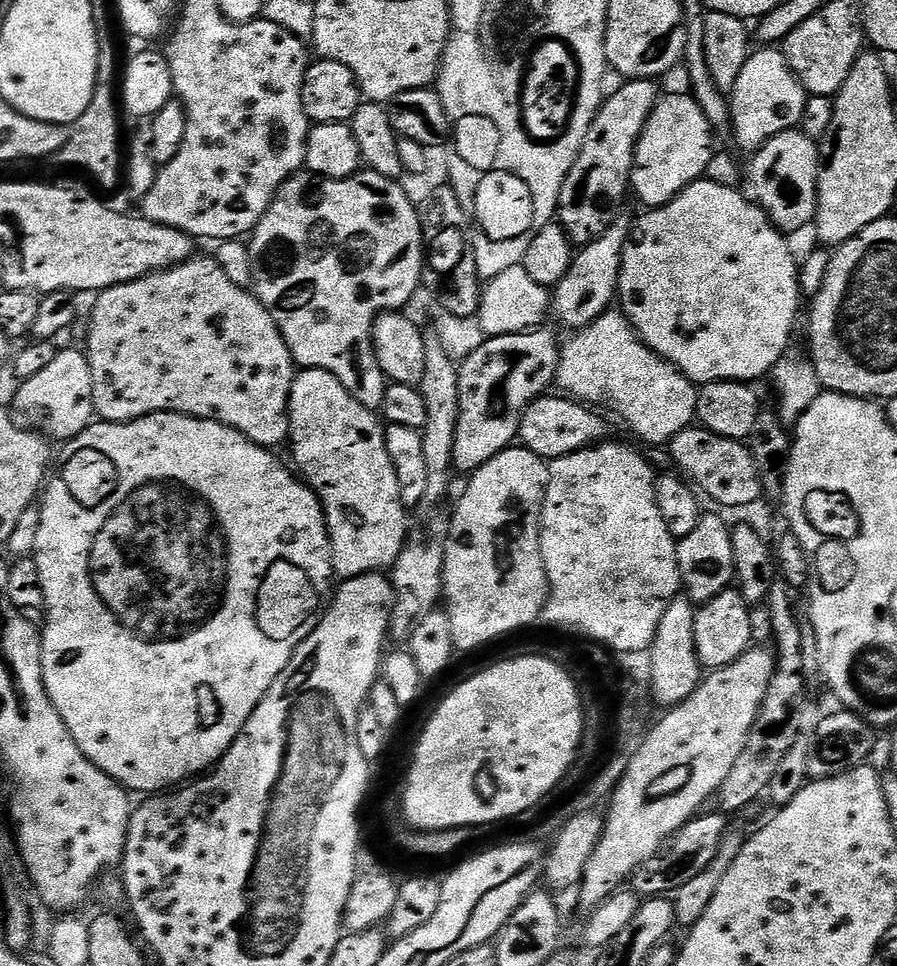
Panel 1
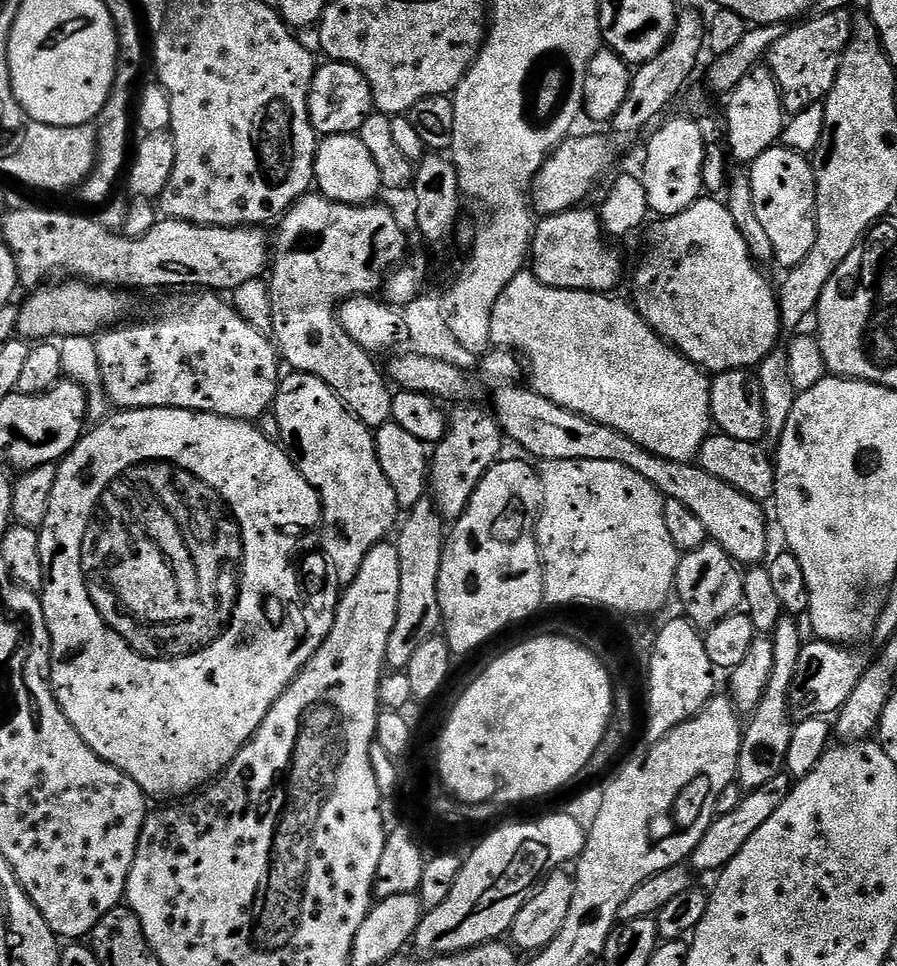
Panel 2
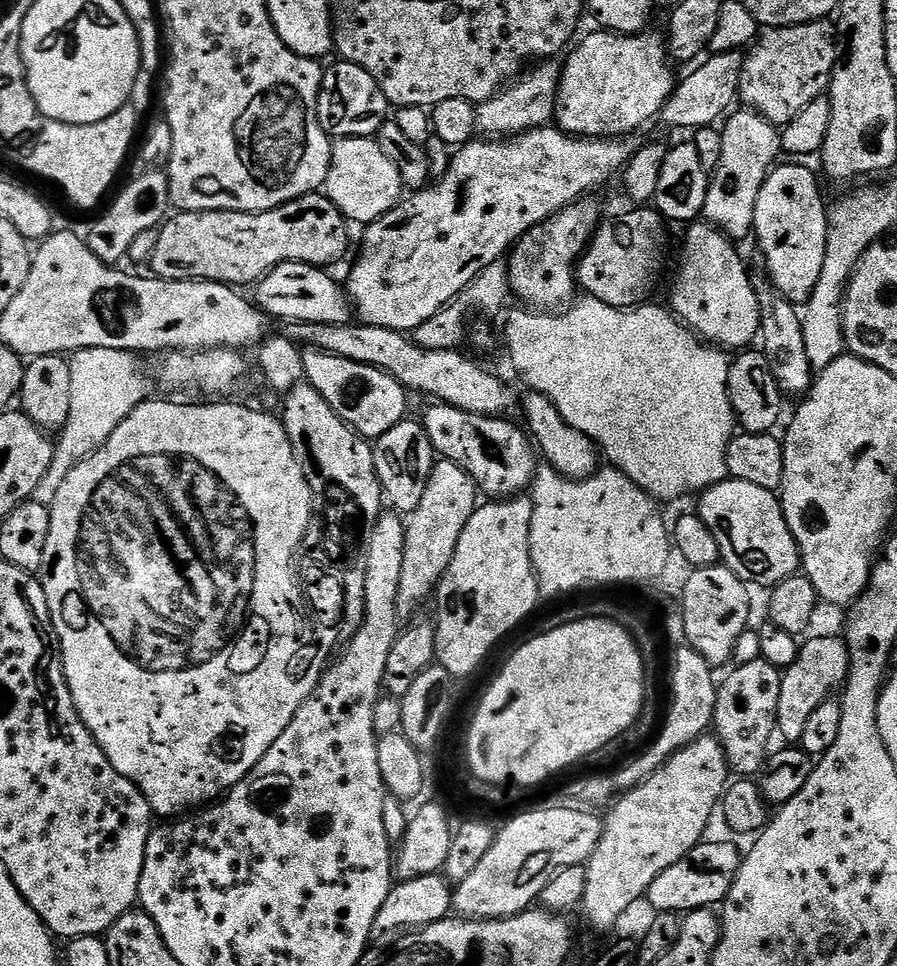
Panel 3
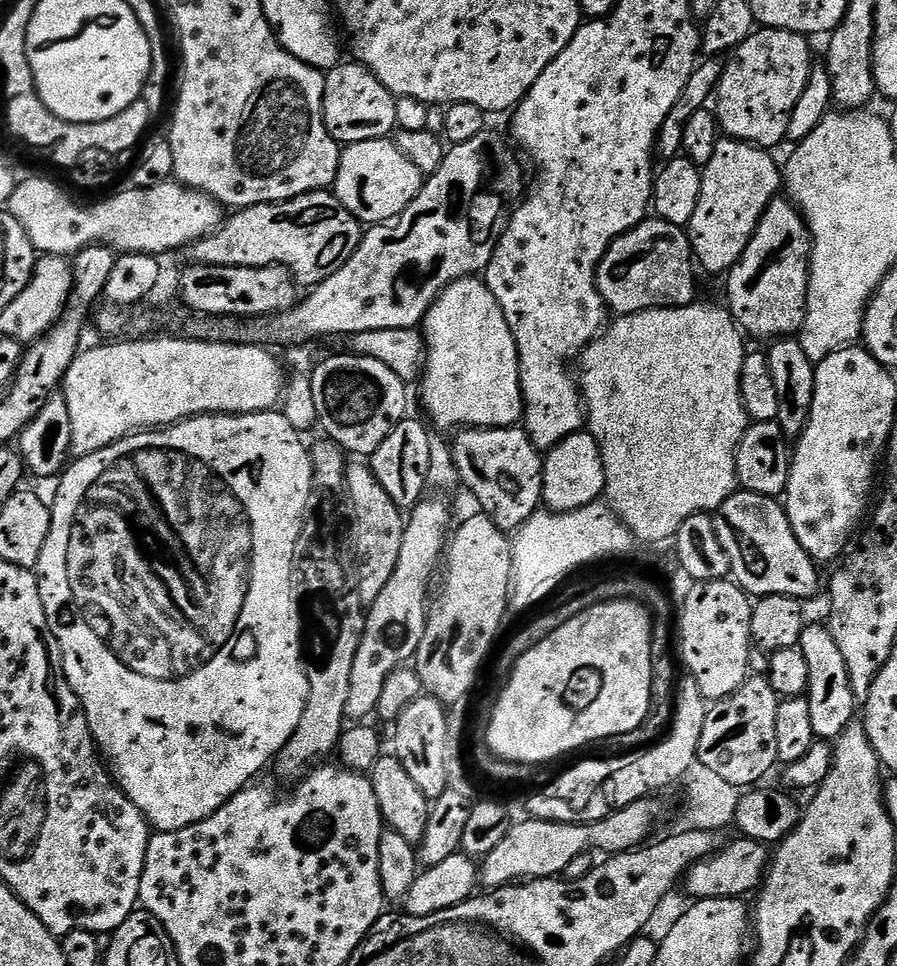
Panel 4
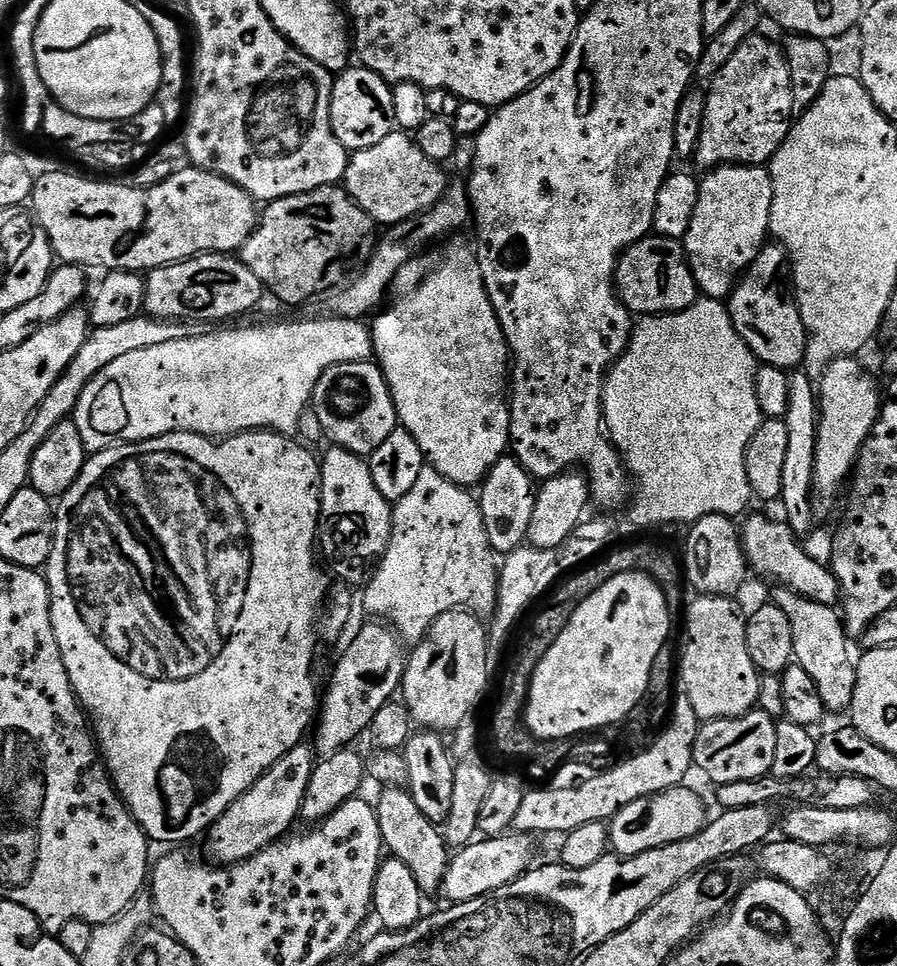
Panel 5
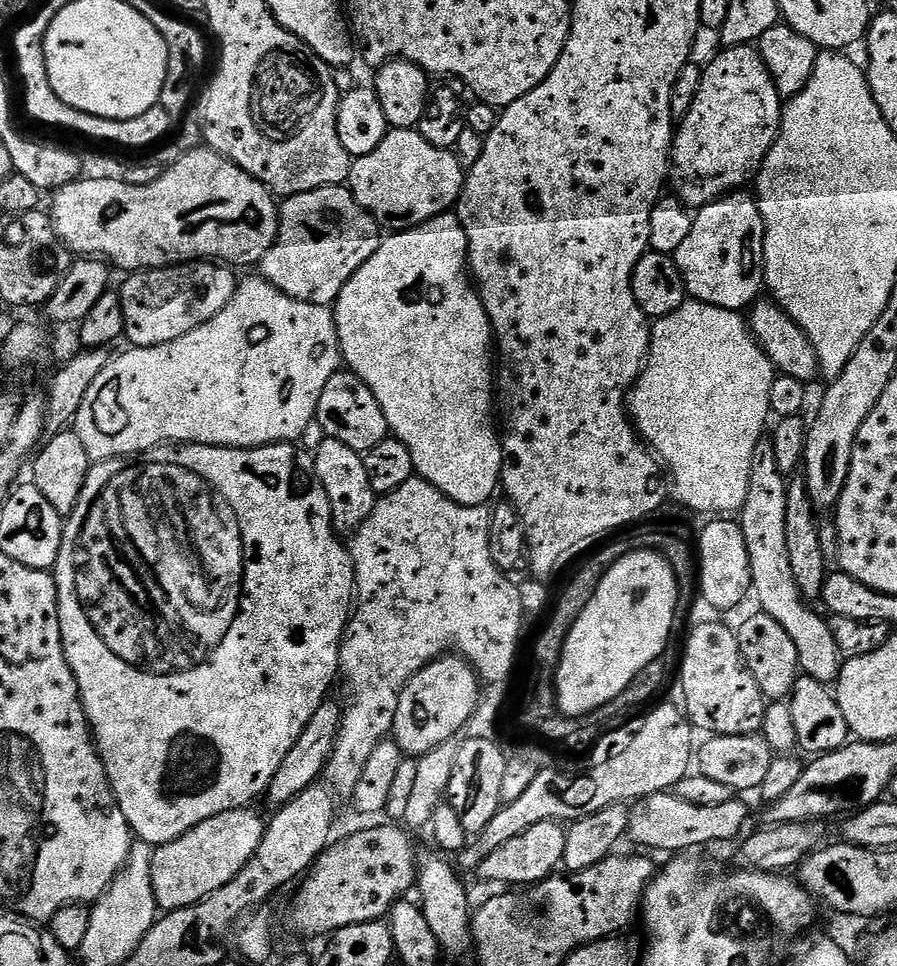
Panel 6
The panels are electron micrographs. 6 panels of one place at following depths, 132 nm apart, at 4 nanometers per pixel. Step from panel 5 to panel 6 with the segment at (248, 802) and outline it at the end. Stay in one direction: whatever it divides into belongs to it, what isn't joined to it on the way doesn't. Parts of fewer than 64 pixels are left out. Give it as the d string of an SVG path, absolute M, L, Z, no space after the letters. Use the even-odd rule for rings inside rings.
M249 806L214 814L214 818L206 818L206 822L174 838L174 842L161 844L153 851L153 890L160 910L173 912L201 904L214 890L222 890L254 858L266 827L265 817L260 817L254 809Z

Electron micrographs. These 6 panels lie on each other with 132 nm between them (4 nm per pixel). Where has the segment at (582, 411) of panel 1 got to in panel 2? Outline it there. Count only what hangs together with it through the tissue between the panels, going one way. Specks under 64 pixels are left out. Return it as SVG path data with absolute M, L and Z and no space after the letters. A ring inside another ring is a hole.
M500 386L496 392L494 415L509 441L517 440L529 457L546 460L605 460L630 466L634 474L642 474L646 482L658 489L660 495L690 506L694 515L706 526L709 537L740 566L756 566L767 557L768 520L761 501L751 500L746 494L734 490L726 482L714 478L696 462L681 462L666 458L638 446L634 438L627 437L610 426L599 424L580 413L556 405L550 398L532 391L531 387Z

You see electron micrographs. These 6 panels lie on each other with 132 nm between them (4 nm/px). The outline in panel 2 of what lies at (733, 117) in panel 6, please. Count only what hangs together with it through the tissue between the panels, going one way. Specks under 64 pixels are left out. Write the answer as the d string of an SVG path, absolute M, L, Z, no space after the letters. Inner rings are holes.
M847 11L813 15L813 20L805 19L800 22L805 24L797 23L789 27L788 32L782 34L782 38L778 38L778 42L774 42L768 51L766 66L772 71L772 76L784 95L784 106L789 113L800 112L806 106L821 103L834 86L838 78L838 66L854 27L854 20L848 15Z

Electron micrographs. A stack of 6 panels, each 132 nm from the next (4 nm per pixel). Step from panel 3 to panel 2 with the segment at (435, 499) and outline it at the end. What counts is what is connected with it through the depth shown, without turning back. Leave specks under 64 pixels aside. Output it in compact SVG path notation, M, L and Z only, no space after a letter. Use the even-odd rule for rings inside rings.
M461 403L459 406L456 406L456 407L461 406L461 408L456 408L453 410L453 412L450 412L448 431L446 431L445 436L443 437L443 439L440 440L439 444L435 445L435 448L433 449L433 452L431 453L430 456L430 467L429 467L430 488L431 491L433 492L437 508L441 512L441 515L448 520L455 520L457 517L461 516L462 513L466 511L466 509L468 509L468 503L470 502L470 498L474 494L474 490L478 486L478 482L492 468L492 465L495 464L497 460L501 459L502 452L500 452L500 447L502 447L503 444L506 444L506 437L504 431L503 429L500 428L500 423L496 421L495 415L493 415L493 413L489 411L489 409L487 412L486 409L479 408L479 406L476 404L464 404L464 405L463 404L464 403Z

